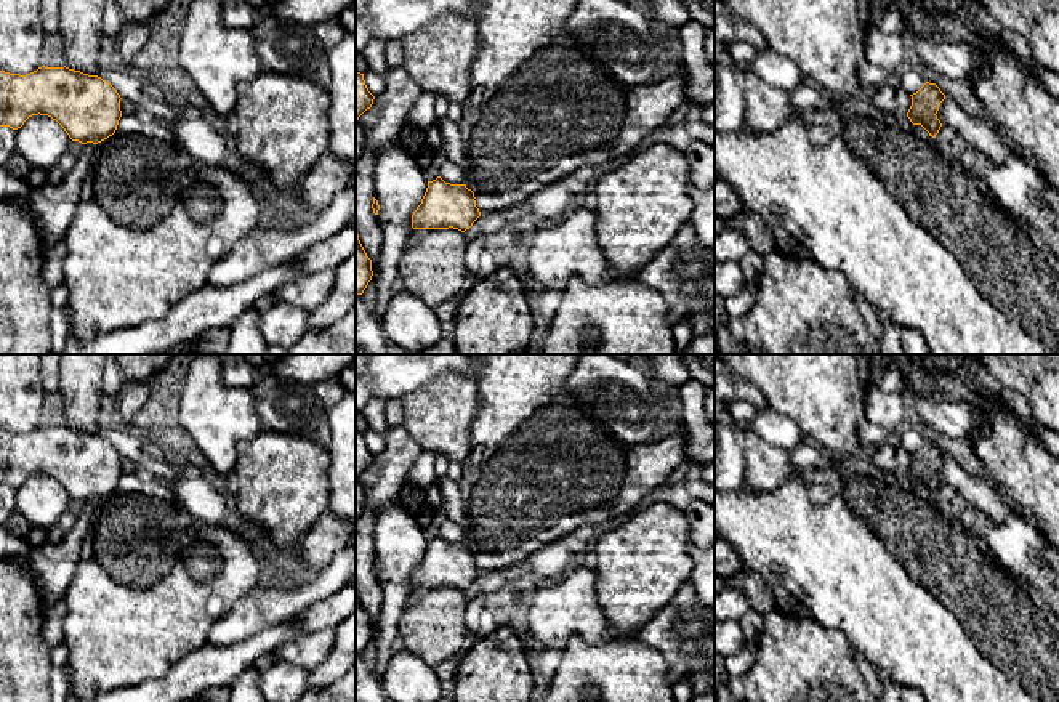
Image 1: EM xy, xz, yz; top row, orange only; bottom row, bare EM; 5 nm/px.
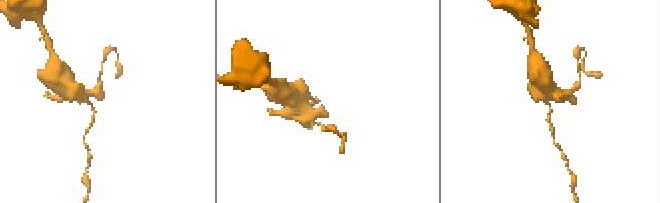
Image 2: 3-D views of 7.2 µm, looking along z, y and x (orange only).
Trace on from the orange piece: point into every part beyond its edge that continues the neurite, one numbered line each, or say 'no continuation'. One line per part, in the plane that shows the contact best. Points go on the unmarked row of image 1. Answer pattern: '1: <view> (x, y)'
no continuation

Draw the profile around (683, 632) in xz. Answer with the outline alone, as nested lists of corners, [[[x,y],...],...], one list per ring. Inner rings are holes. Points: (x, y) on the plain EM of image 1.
[[[691,580],[638,628],[636,638],[662,654],[671,686],[689,676],[692,697],[715,686],[715,612],[699,603]]]

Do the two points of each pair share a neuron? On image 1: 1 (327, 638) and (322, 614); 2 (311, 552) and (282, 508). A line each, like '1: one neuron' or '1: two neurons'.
1: two neurons
2: two neurons

